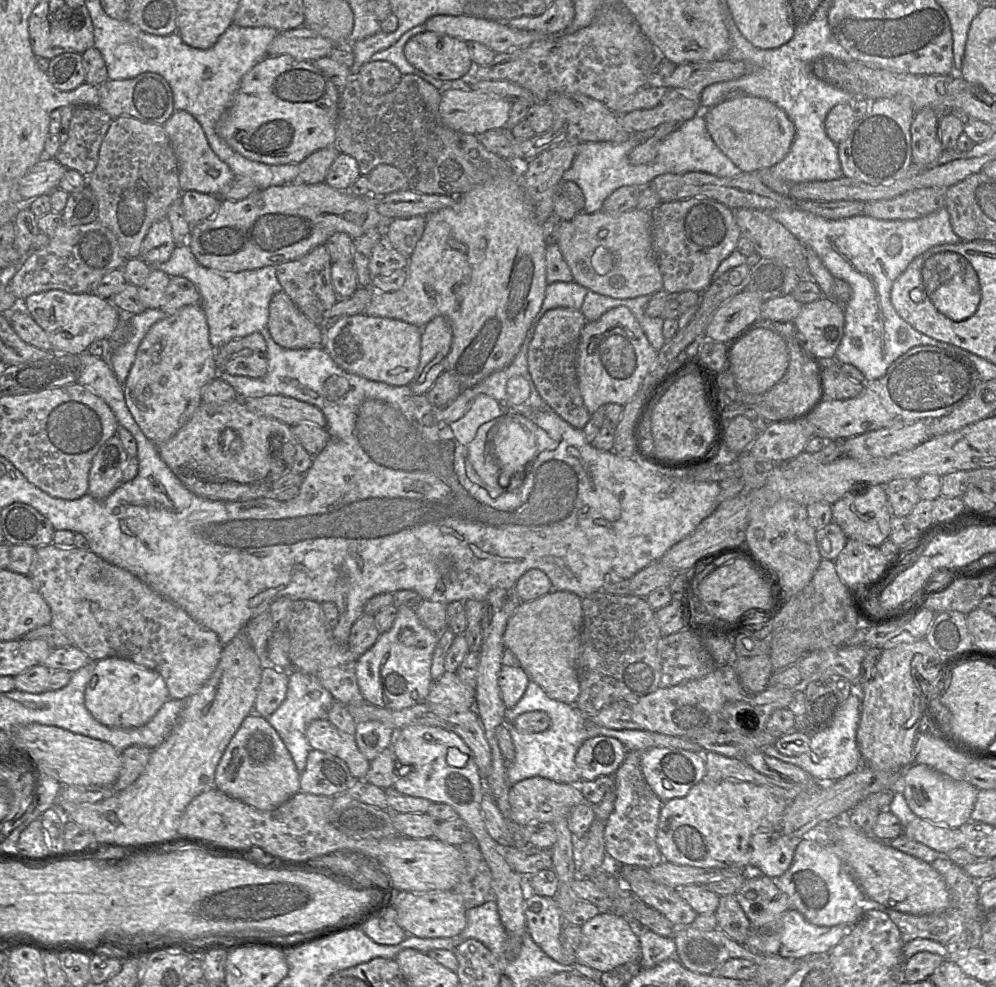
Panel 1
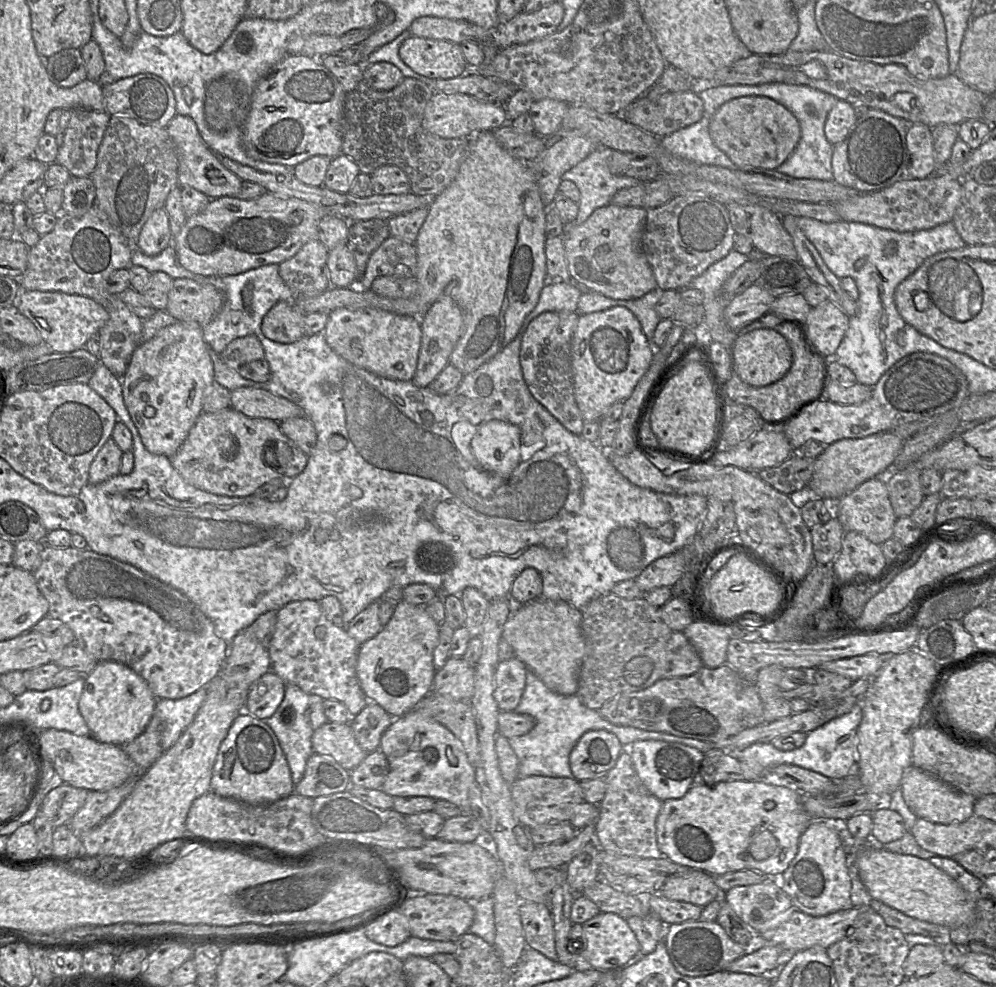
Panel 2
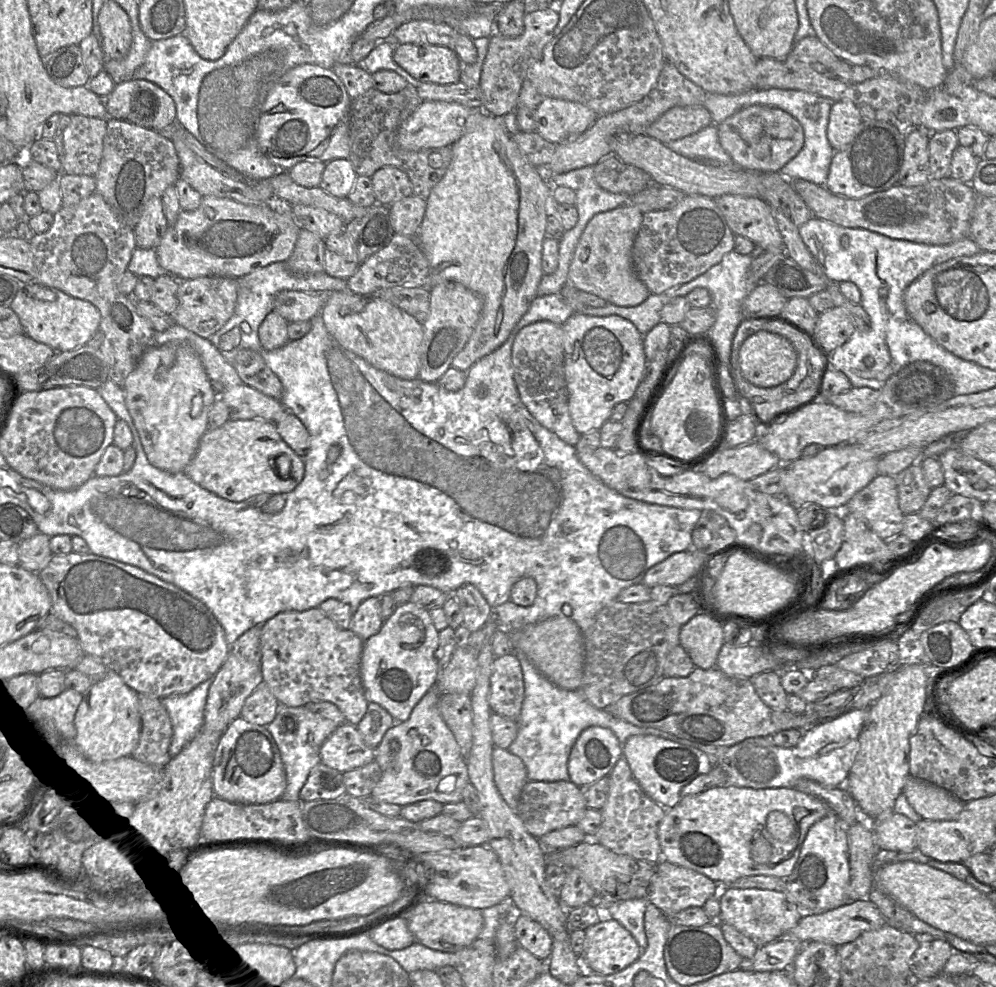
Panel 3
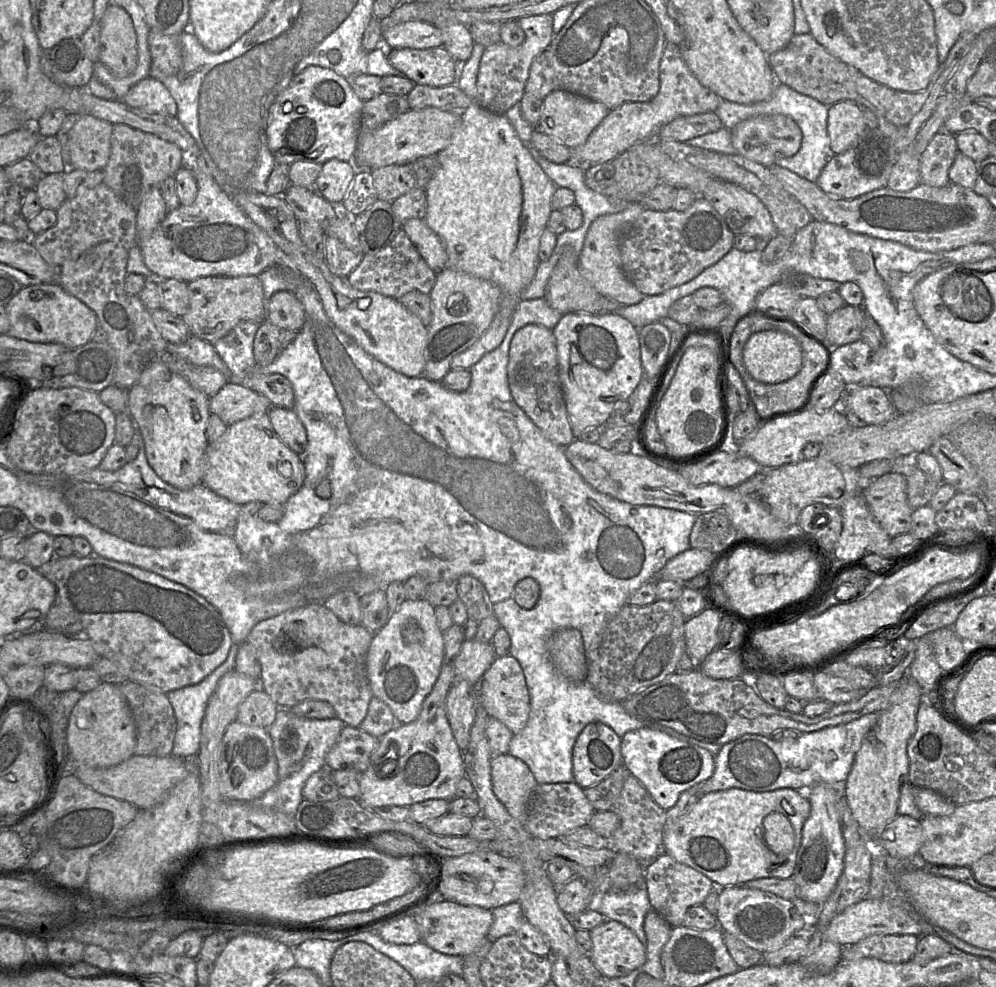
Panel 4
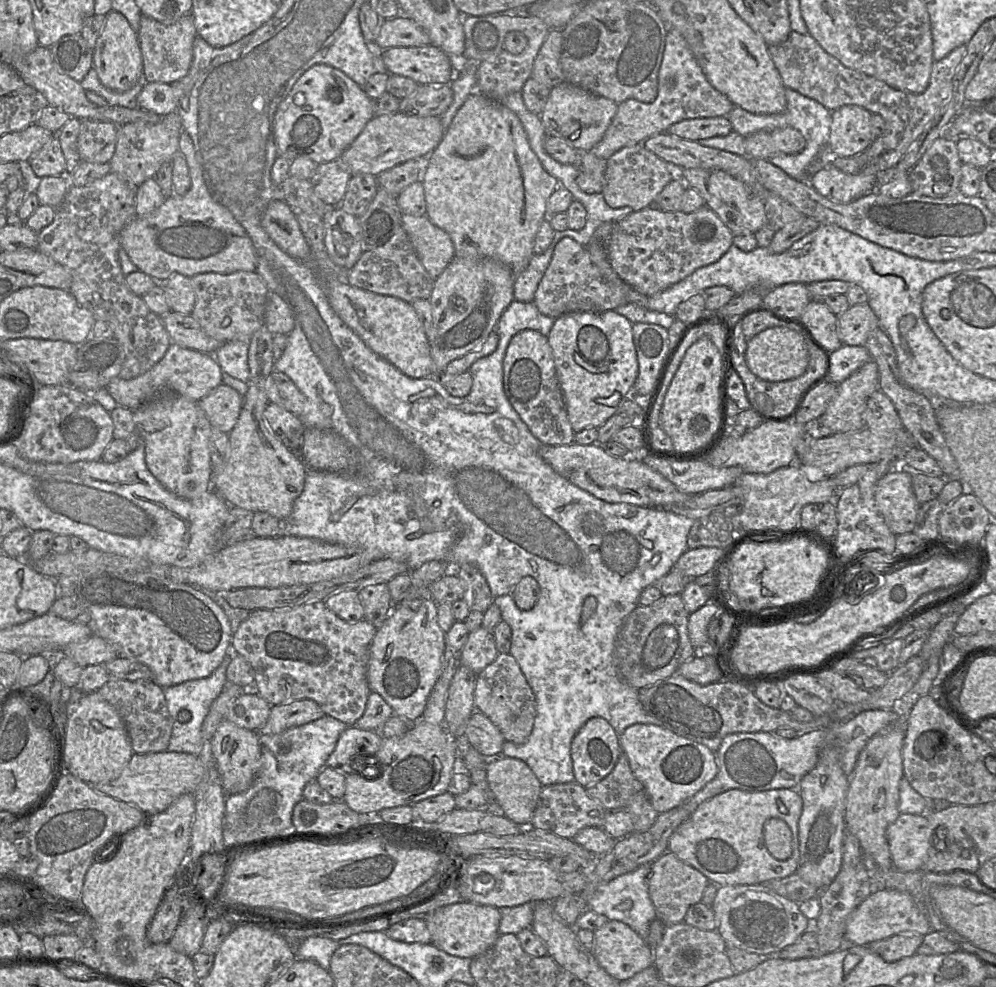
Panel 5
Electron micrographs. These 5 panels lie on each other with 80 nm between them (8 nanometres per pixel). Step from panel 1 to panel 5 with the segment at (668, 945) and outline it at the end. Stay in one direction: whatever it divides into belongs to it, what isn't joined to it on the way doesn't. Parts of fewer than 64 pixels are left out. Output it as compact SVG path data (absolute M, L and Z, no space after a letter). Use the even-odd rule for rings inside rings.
M651 864L639 866L637 869L620 875L597 888L589 897L588 910L602 914L609 920L618 920L631 927L646 940L650 923L657 918L655 907L648 891L648 875Z

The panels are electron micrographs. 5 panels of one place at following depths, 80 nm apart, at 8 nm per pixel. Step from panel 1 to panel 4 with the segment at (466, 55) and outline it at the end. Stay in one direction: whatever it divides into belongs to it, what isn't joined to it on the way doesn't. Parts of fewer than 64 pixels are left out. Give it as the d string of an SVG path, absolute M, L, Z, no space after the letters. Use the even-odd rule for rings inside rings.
M442 46L427 49L397 48L389 52L389 63L414 84L444 87L456 84L456 61Z

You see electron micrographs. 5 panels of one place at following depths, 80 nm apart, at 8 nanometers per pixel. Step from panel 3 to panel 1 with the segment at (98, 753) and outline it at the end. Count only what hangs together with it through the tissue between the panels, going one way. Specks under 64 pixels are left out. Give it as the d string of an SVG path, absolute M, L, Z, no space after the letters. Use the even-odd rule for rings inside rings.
M122 658L94 662L87 683L84 704L92 717L111 728L136 728L146 724L168 700L164 679L156 672Z

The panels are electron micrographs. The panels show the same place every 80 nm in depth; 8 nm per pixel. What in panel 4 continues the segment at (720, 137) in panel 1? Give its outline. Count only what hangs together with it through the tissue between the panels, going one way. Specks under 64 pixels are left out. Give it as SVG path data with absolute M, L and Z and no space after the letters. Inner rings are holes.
M766 114L746 119L730 130L732 145L736 153L756 163L770 167L779 158L794 156L802 144L802 132L789 116Z

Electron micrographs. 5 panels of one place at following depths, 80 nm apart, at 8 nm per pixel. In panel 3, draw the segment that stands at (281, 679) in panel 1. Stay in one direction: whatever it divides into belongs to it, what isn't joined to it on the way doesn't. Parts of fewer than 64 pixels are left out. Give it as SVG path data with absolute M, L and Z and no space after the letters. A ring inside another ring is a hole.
M262 680L245 700L240 717L252 724L266 726L274 720L278 709L279 702Z

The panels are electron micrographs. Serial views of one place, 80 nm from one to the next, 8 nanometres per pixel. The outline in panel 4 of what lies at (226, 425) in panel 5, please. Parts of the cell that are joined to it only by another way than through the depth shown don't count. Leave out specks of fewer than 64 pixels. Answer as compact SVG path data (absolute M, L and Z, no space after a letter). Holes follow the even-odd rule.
M229 381L209 399L210 413L217 415L227 426L255 413L268 414L271 407L264 395Z

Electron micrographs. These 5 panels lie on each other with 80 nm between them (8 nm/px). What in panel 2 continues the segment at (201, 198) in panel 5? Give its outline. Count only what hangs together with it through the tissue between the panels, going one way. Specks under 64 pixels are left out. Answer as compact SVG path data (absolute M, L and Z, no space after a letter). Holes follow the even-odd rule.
M267 192L254 199L223 196L211 199L206 208L188 217L181 231L173 237L179 263L202 276L237 275L268 264L280 264L294 256L308 241L318 238L321 219L328 215L321 206L298 198L280 198Z

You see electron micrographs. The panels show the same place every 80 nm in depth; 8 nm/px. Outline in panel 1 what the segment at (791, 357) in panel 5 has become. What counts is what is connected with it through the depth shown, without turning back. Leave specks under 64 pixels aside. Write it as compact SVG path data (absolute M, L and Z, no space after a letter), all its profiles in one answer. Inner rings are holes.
M757 327L733 345L728 345L727 367L732 372L740 389L751 394L760 394L771 389L785 374L789 353L784 339L777 333Z

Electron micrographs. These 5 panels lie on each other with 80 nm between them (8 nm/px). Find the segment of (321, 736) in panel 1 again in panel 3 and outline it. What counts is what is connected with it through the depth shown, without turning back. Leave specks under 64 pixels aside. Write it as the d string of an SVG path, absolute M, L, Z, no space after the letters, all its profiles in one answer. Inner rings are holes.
M345 722L323 742L320 758L324 765L344 773L372 762L374 751L365 744L356 726Z

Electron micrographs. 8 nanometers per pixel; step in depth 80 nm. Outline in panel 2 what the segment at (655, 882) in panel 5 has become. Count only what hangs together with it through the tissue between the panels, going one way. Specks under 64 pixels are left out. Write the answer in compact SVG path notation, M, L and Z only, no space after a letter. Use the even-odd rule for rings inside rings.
M700 870L668 880L658 893L669 900L688 902L701 908L723 897L714 877Z

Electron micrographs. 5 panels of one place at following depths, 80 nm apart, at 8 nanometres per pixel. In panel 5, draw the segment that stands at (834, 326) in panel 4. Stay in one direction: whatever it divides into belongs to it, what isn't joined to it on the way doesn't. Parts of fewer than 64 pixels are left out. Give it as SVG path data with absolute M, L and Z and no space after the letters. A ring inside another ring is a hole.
M868 303L851 305L837 316L838 336L843 345L865 346L870 333L880 327Z

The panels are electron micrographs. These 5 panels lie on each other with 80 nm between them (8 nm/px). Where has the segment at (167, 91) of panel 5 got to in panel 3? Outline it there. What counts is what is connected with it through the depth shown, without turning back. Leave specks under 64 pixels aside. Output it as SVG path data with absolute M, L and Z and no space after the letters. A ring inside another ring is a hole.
M132 79L117 83L104 100L109 117L127 120L156 131L176 121L174 100L161 87L145 79Z

